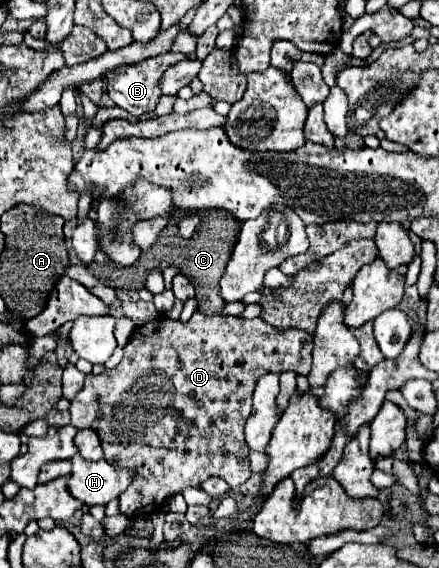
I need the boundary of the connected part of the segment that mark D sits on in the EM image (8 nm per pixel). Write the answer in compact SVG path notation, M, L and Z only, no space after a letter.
M196 310L192 314L192 318L182 324L180 320L152 320L146 326L140 326L136 332L136 336L130 338L130 342L124 346L124 358L122 362L108 372L102 372L98 376L94 374L86 374L86 382L82 392L78 392L74 396L74 400L70 402L70 414L72 414L72 426L76 428L92 428L100 440L102 440L102 450L104 450L104 460L110 462L114 468L128 468L134 472L134 482L122 492L122 496L118 496L120 502L120 512L128 518L134 516L146 516L154 510L160 508L160 504L164 504L166 498L170 498L172 494L182 492L186 486L198 486L200 482L208 480L210 476L220 476L222 480L228 482L230 488L238 488L240 484L244 484L250 478L250 466L248 466L248 448L244 442L244 424L252 412L252 394L256 388L256 382L260 376L268 374L268 372L296 372L296 374L308 374L310 372L310 364L312 364L312 338L306 332L296 332L296 328L286 330L286 332L274 332L274 328L270 328L270 324L266 324L264 320L244 320L238 316L206 316L200 310Z

